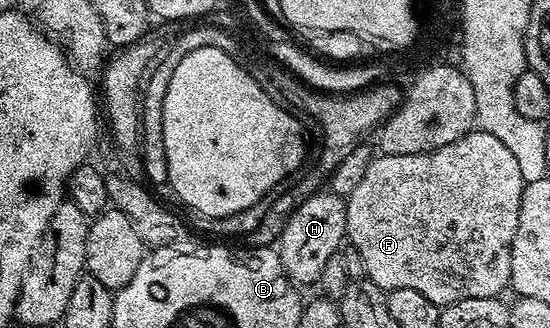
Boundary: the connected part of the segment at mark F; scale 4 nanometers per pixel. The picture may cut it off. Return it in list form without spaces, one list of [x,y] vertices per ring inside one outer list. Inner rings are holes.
[[[470,131],[460,137],[455,143],[444,145],[432,153],[416,153],[415,155],[377,155],[367,167],[367,175],[359,182],[359,187],[351,191],[345,202],[345,231],[348,244],[357,248],[361,261],[365,264],[364,276],[373,281],[383,291],[412,287],[414,291],[423,291],[431,303],[439,306],[450,305],[459,299],[472,297],[495,297],[504,294],[504,289],[510,284],[511,247],[515,239],[515,227],[519,223],[519,207],[526,182],[519,175],[519,163],[515,163],[515,155],[495,139],[495,135],[484,131]]]

